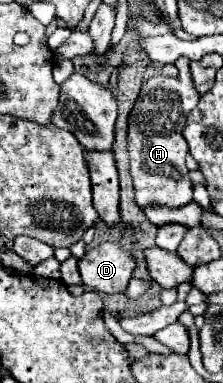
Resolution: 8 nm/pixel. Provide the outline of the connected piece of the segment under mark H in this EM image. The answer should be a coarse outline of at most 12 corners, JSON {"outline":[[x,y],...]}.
{"outline":[[151,76],[129,112],[135,202],[193,200],[183,138],[199,94],[179,78]]}

